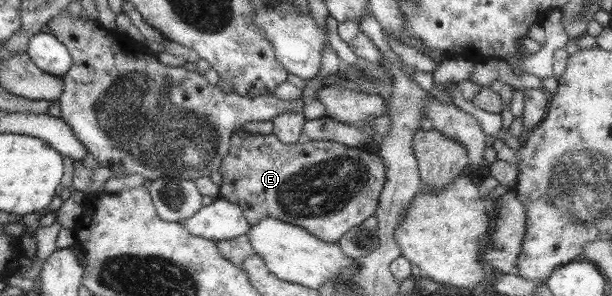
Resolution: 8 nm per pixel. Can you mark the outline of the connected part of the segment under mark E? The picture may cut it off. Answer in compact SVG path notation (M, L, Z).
M239 129L232 133L230 151L218 168L222 176L218 197L239 205L251 225L263 217L276 218L310 231L323 242L336 243L347 229L372 216L378 208L378 194L386 181L382 161L379 156L367 153L363 148L351 148L338 142L302 139L295 144L283 143L273 133L263 136Z

